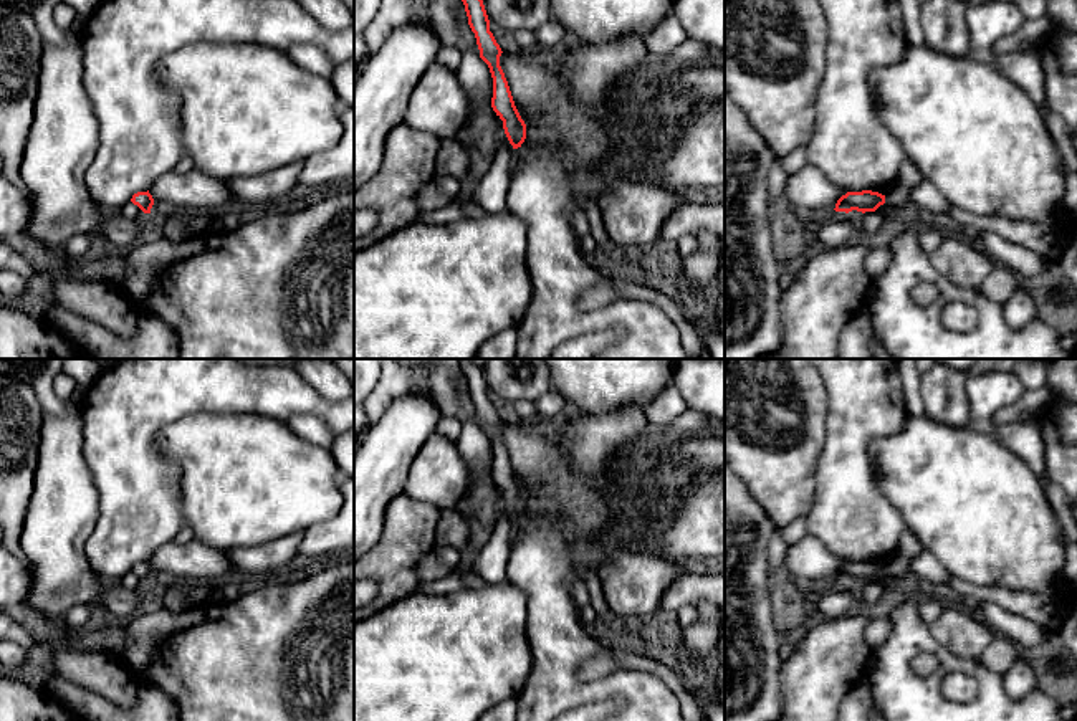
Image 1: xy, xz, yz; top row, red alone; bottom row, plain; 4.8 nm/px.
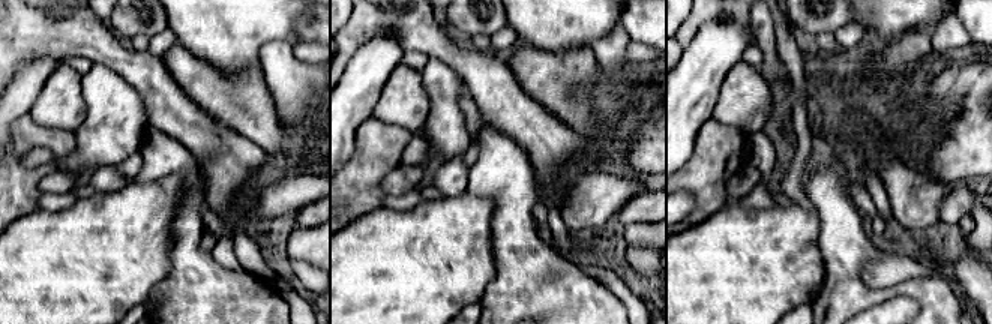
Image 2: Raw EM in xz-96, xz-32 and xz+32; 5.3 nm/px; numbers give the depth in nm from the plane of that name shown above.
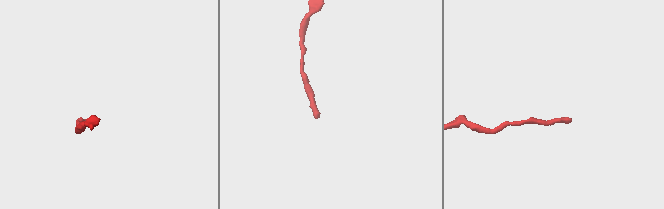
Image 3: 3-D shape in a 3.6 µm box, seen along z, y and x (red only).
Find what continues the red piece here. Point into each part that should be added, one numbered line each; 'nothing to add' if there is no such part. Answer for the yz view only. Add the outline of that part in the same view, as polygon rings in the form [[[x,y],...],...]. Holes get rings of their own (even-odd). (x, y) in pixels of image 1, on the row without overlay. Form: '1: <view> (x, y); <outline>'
nothing to add

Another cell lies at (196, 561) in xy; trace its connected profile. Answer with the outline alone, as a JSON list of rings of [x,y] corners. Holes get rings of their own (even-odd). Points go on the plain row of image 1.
[[[199,539],[187,544],[170,541],[152,554],[149,564],[154,572],[167,572],[184,582],[210,582],[233,571],[225,551]]]

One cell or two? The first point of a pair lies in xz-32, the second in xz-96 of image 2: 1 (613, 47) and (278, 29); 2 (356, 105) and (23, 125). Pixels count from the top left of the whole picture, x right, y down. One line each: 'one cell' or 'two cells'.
1: two cells
2: two cells

